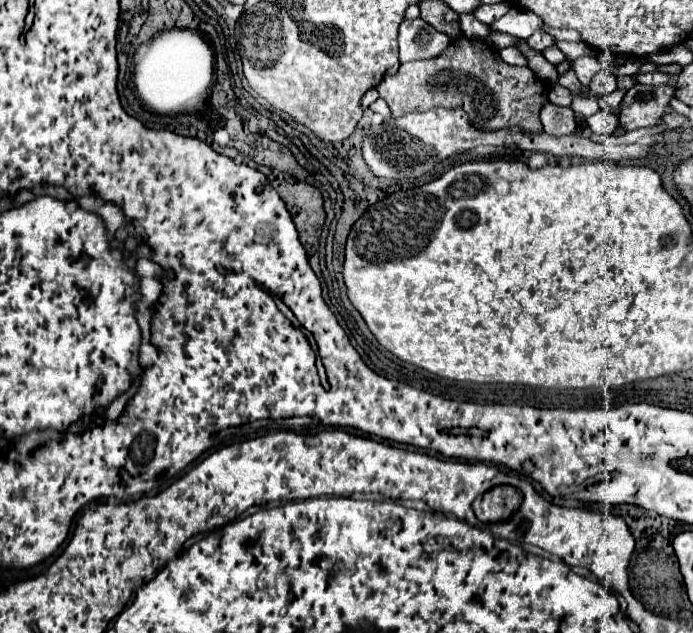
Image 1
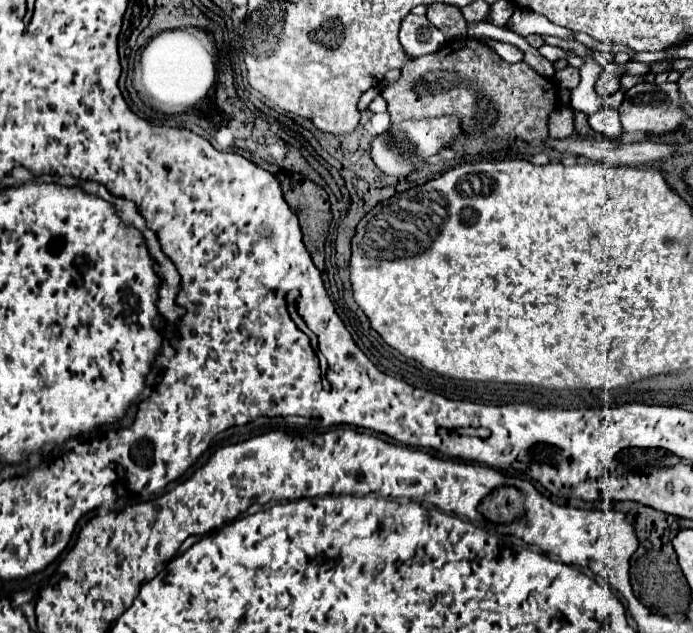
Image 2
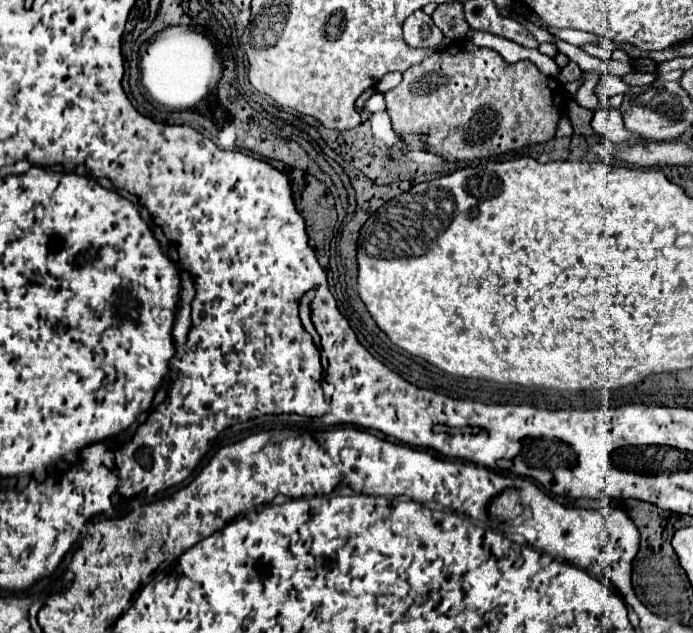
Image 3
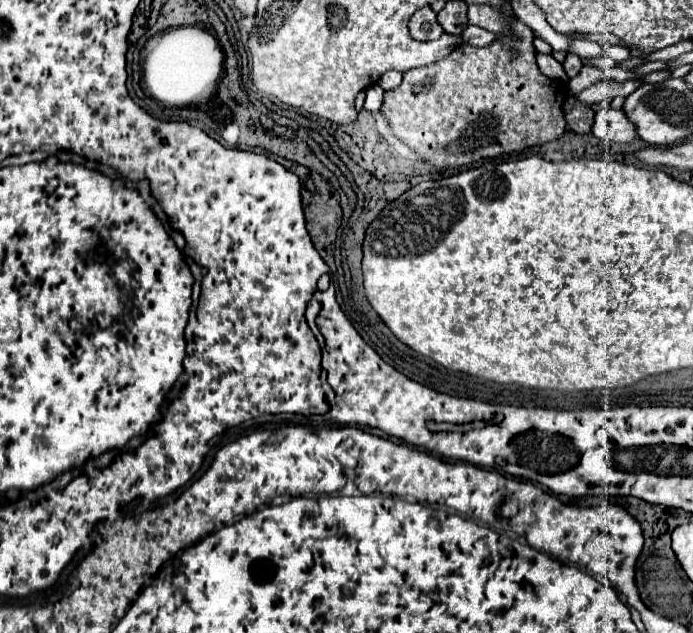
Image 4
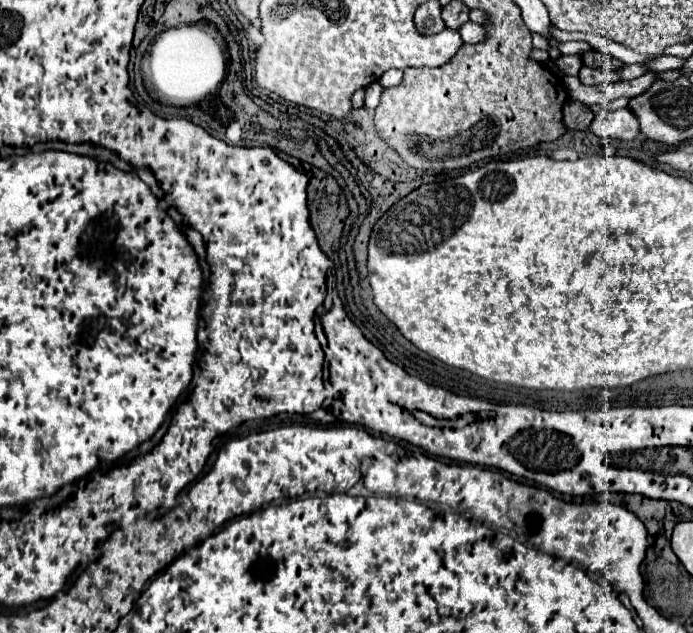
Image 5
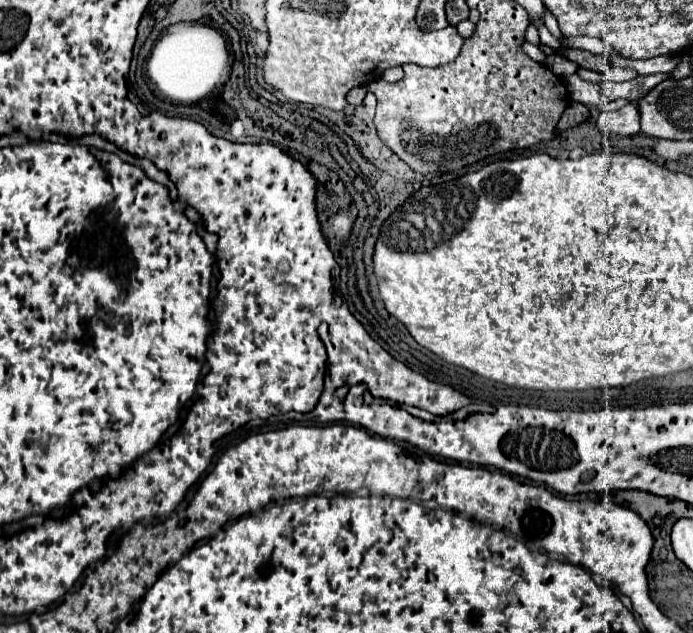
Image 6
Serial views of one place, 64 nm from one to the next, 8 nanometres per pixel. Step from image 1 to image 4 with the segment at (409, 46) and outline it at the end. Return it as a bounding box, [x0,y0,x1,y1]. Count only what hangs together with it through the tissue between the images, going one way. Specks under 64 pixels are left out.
[408,6,442,42]

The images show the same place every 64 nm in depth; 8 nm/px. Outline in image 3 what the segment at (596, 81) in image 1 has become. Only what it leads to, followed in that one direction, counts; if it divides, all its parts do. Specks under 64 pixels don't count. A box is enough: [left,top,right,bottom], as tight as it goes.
[596,72,630,102]

